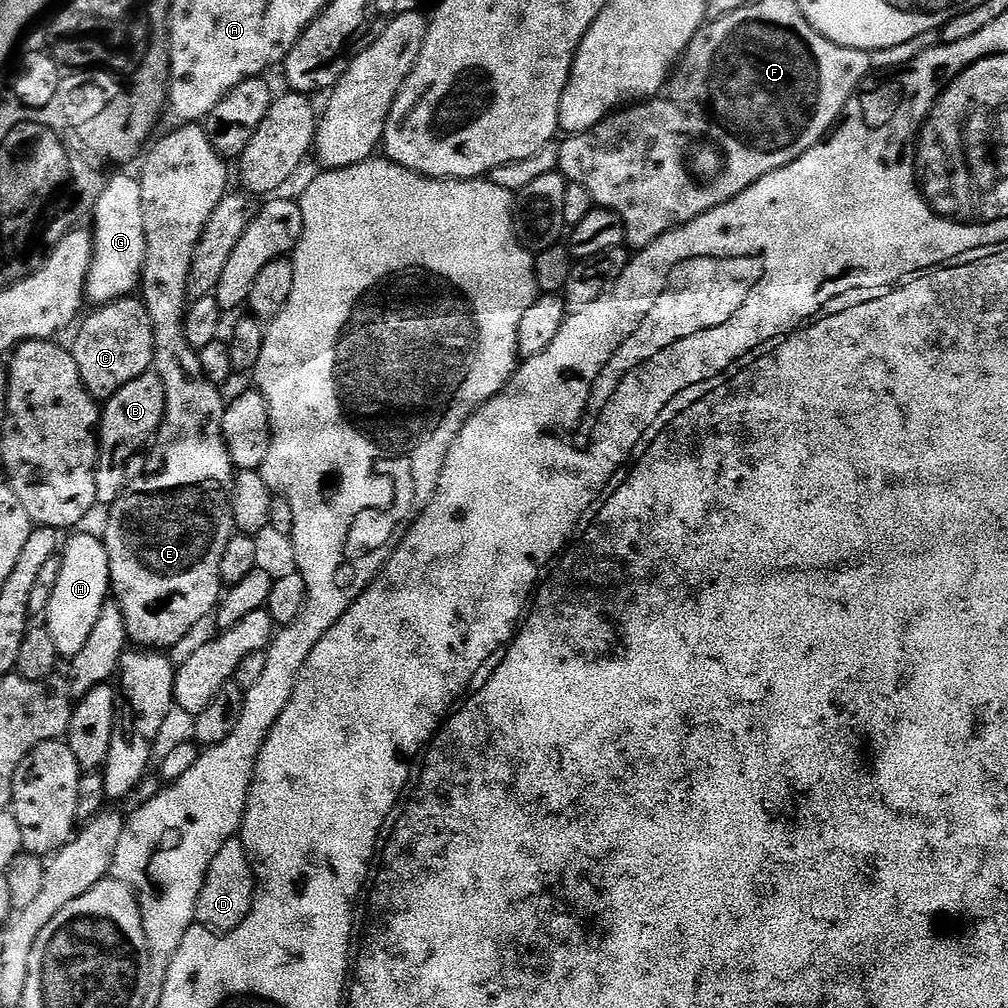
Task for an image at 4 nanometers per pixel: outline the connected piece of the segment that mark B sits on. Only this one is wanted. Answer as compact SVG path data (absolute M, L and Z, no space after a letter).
M152 370L143 372L134 378L134 382L126 382L126 386L122 386L122 390L103 405L96 457L96 499L101 505L111 506L124 495L128 463L135 458L136 451L160 431L165 410L166 390L162 386L162 378Z

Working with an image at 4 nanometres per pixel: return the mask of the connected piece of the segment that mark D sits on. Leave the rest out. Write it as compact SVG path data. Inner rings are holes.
M232 837L223 844L208 867L207 878L195 906L195 921L212 932L232 932L251 912L255 888L255 867L240 838Z

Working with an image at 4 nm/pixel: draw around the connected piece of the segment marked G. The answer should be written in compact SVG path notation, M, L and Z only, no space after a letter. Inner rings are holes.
M113 175L111 179L105 183L104 189L102 190L102 194L98 198L98 202L96 203L94 209L94 217L96 216L96 230L94 229L94 241L95 241L95 252L93 254L92 260L92 268L88 272L88 281L87 281L87 289L86 296L89 301L93 300L93 305L103 306L106 304L113 304L115 300L123 300L125 298L131 297L133 295L132 292L141 287L142 277L144 275L144 259L146 258L146 246L148 243L146 242L146 230L144 229L144 215L142 214L142 190L140 189L140 181L137 179L135 175L132 176L116 176Z

